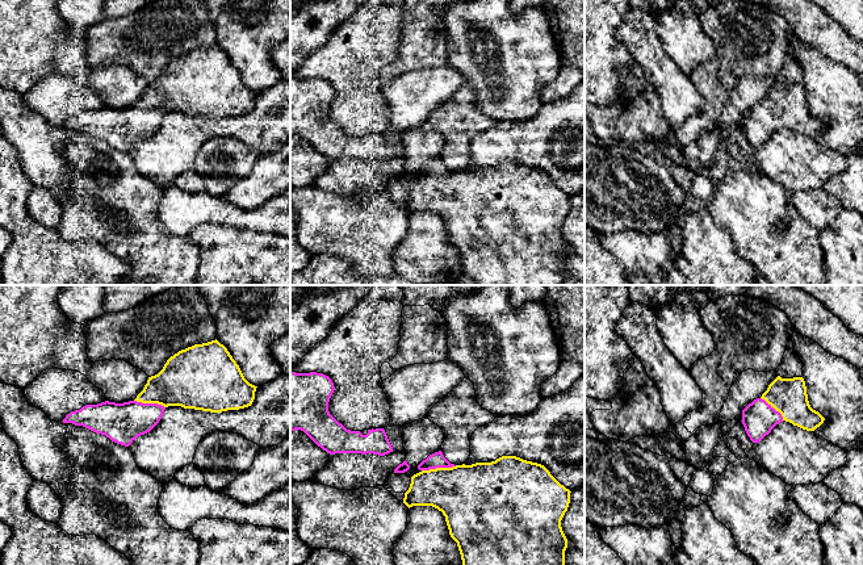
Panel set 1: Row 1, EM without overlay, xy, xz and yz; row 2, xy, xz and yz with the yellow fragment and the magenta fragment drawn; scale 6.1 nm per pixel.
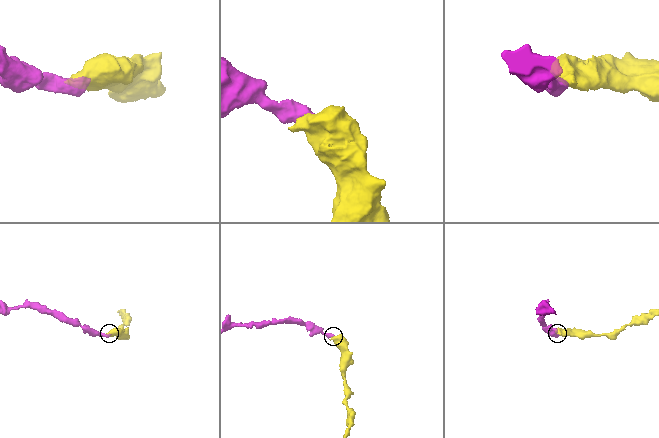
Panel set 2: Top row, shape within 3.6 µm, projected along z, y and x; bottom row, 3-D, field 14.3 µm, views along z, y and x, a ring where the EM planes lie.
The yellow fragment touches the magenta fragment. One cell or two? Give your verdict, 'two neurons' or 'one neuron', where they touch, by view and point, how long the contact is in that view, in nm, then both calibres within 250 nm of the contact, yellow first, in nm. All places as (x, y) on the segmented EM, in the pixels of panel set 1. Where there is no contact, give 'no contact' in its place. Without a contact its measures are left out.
one neuron | xz (439, 468) | 220 nm | 380/100 nm

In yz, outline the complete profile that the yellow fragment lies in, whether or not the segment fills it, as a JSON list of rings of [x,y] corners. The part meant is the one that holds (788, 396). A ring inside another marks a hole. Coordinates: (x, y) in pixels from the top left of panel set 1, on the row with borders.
[[[778,376],[762,394],[742,410],[742,424],[753,443],[761,441],[780,422],[814,431],[825,418],[808,401],[803,377]]]

